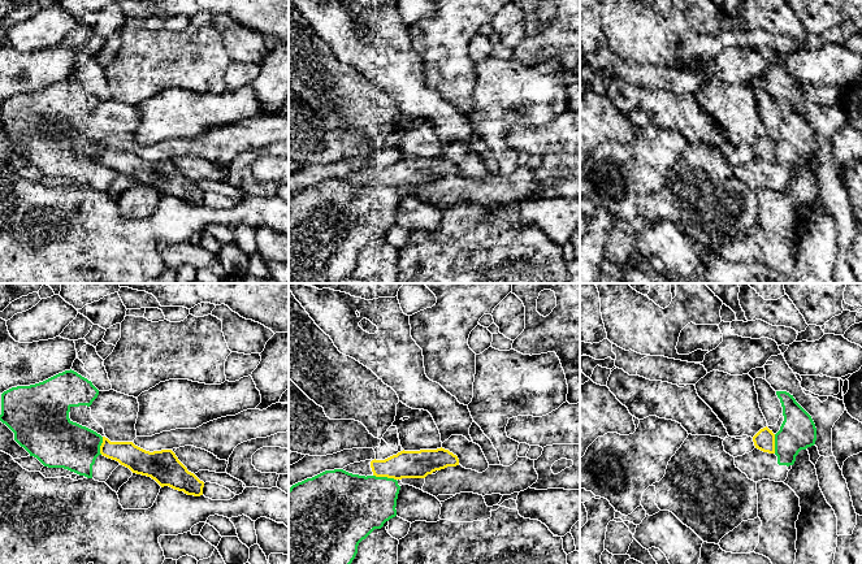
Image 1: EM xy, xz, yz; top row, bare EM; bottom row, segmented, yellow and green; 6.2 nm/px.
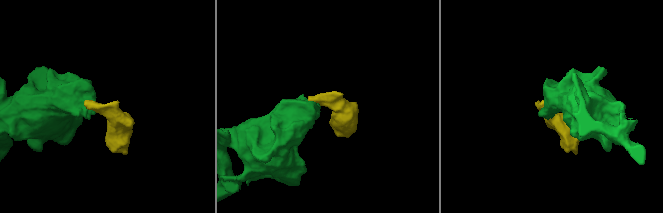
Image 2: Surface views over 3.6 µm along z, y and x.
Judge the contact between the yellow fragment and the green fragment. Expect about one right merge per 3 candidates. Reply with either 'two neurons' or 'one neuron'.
two neurons

